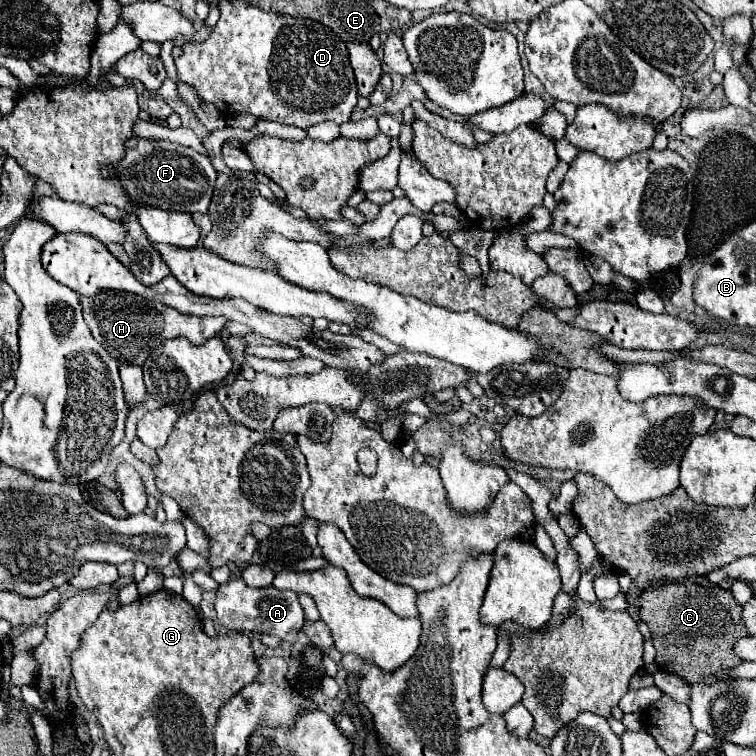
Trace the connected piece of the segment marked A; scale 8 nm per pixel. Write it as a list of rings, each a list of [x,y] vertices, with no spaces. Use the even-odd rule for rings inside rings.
[[[233,578],[217,588],[215,596],[215,612],[219,622],[233,632],[259,632],[273,634],[285,642],[295,642],[297,632],[303,624],[303,608],[297,600],[297,594],[291,590],[269,588],[249,588],[241,578]]]

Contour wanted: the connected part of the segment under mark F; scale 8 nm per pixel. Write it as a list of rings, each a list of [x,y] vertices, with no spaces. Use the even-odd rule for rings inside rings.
[[[131,138],[127,142],[127,154],[119,164],[119,178],[133,202],[195,214],[207,212],[217,172],[211,160],[193,148],[167,140],[149,142],[147,138]]]

